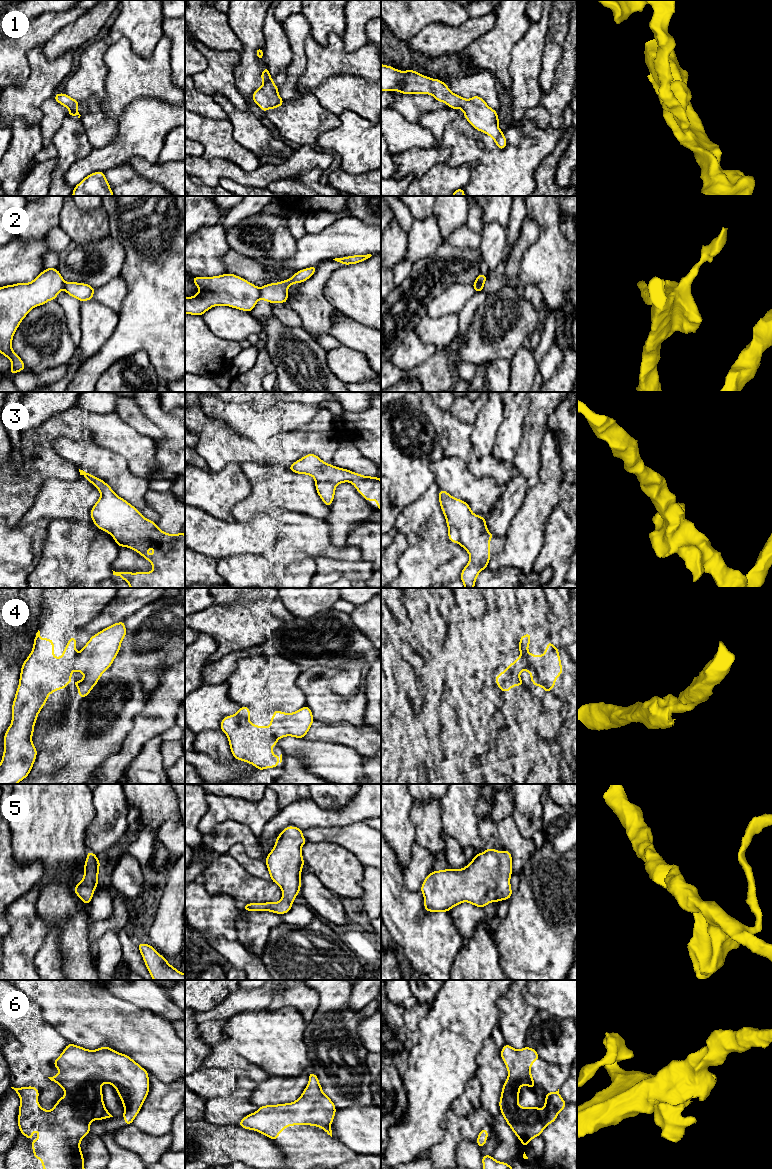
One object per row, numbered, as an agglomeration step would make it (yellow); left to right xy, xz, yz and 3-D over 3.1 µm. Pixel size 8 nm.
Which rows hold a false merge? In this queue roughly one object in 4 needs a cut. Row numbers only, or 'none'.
2

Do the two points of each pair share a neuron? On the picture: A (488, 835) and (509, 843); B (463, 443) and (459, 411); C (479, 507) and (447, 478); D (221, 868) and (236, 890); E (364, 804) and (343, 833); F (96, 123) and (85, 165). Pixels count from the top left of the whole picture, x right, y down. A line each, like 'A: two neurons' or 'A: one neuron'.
A: one neuron
B: two neurons
C: one neuron
D: one neuron
E: two neurons
F: two neurons

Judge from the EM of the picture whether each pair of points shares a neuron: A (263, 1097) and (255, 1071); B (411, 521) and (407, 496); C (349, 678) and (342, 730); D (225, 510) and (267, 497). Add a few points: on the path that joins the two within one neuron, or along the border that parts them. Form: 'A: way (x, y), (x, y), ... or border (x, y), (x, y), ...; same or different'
A: border (269, 1076), (258, 1082); different
B: border (426, 489), (417, 499), (405, 507); different
C: border (319, 722), (348, 722), (357, 726), (364, 725); different
D: border (250, 490), (250, 493), (234, 508), (234, 519); different

